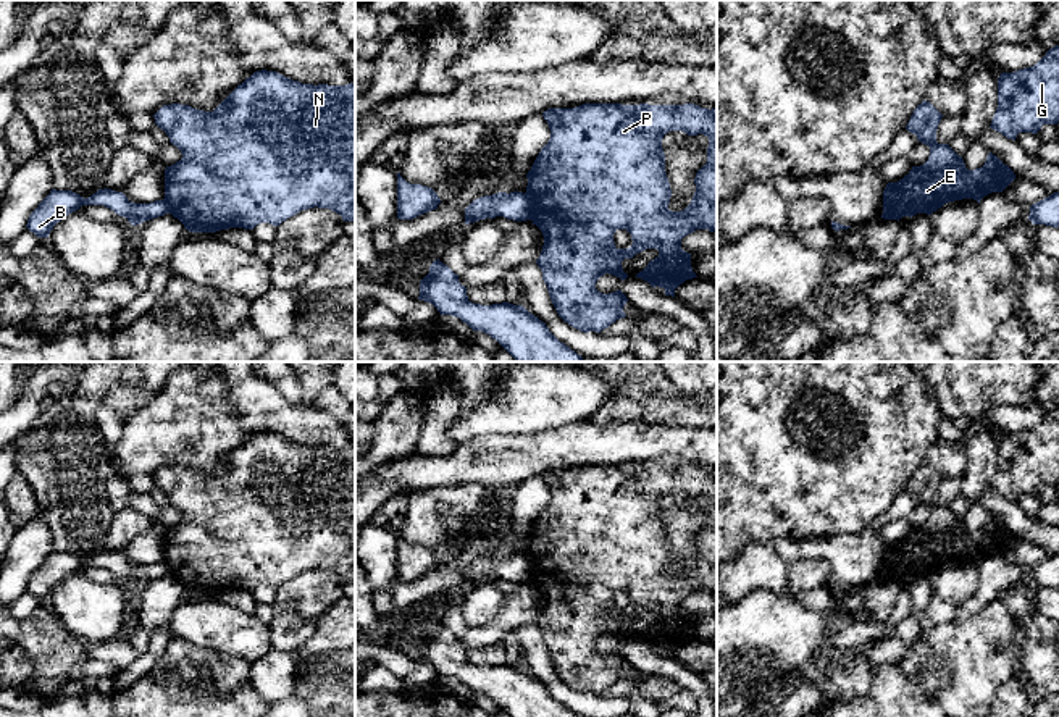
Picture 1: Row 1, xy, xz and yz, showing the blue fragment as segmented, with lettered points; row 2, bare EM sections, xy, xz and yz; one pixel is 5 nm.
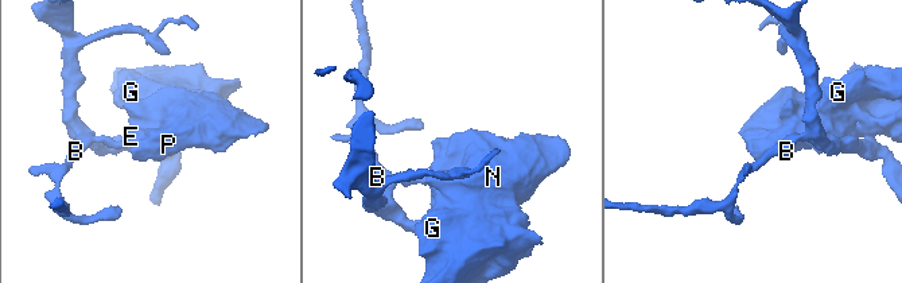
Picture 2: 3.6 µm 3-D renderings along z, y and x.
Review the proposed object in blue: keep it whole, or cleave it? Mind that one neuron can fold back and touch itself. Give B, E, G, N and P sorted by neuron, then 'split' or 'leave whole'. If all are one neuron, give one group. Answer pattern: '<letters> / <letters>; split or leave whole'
B / E G N P; split

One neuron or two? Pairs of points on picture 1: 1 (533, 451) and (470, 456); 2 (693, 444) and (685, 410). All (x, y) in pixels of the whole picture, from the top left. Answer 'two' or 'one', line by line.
1: one
2: two

